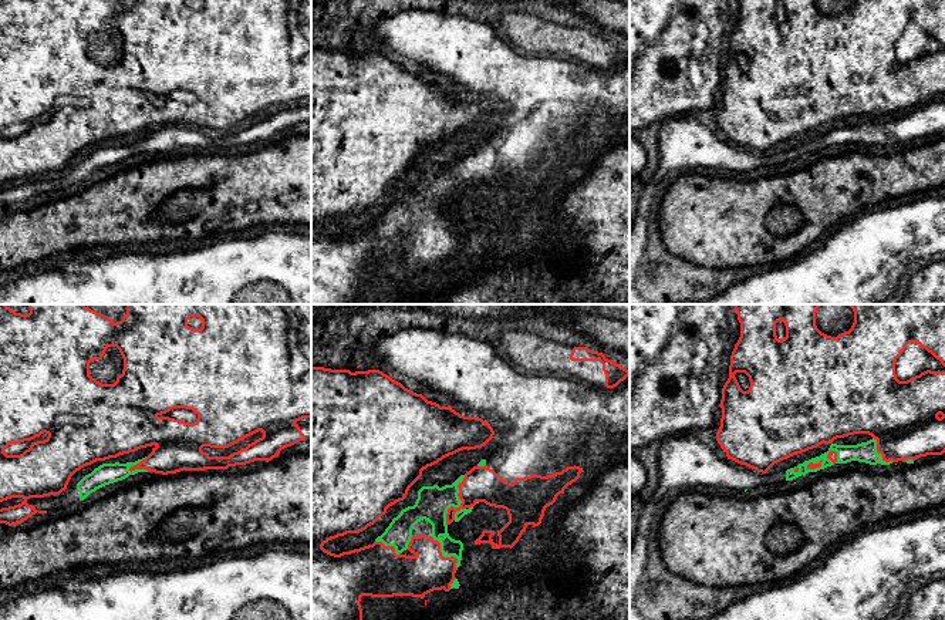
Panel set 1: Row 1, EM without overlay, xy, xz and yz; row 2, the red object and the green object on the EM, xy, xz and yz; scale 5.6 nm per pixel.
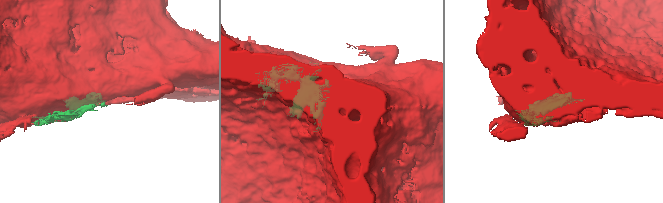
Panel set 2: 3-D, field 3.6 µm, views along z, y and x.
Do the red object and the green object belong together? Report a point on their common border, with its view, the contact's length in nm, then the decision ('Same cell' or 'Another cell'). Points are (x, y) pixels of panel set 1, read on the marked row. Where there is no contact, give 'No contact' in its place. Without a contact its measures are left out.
Touches red at xz (461, 504). Shared border 300 nm. Same cell

